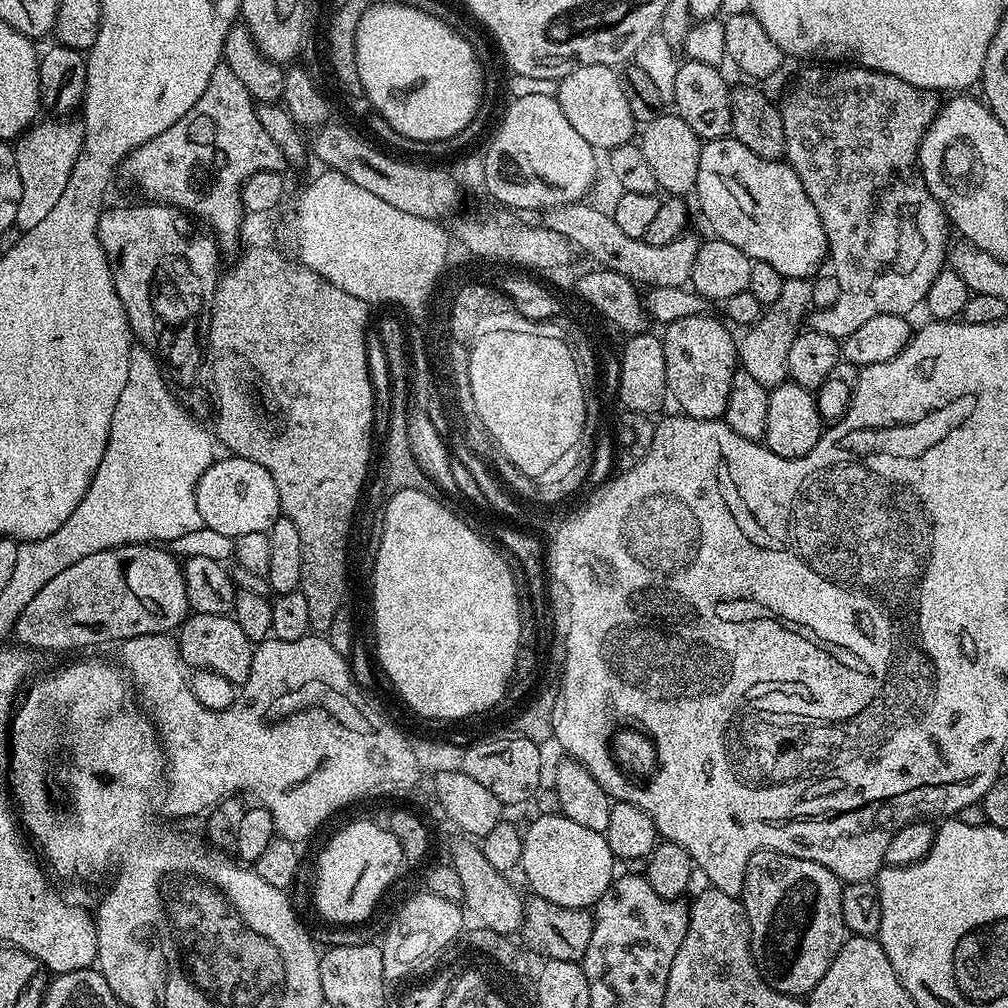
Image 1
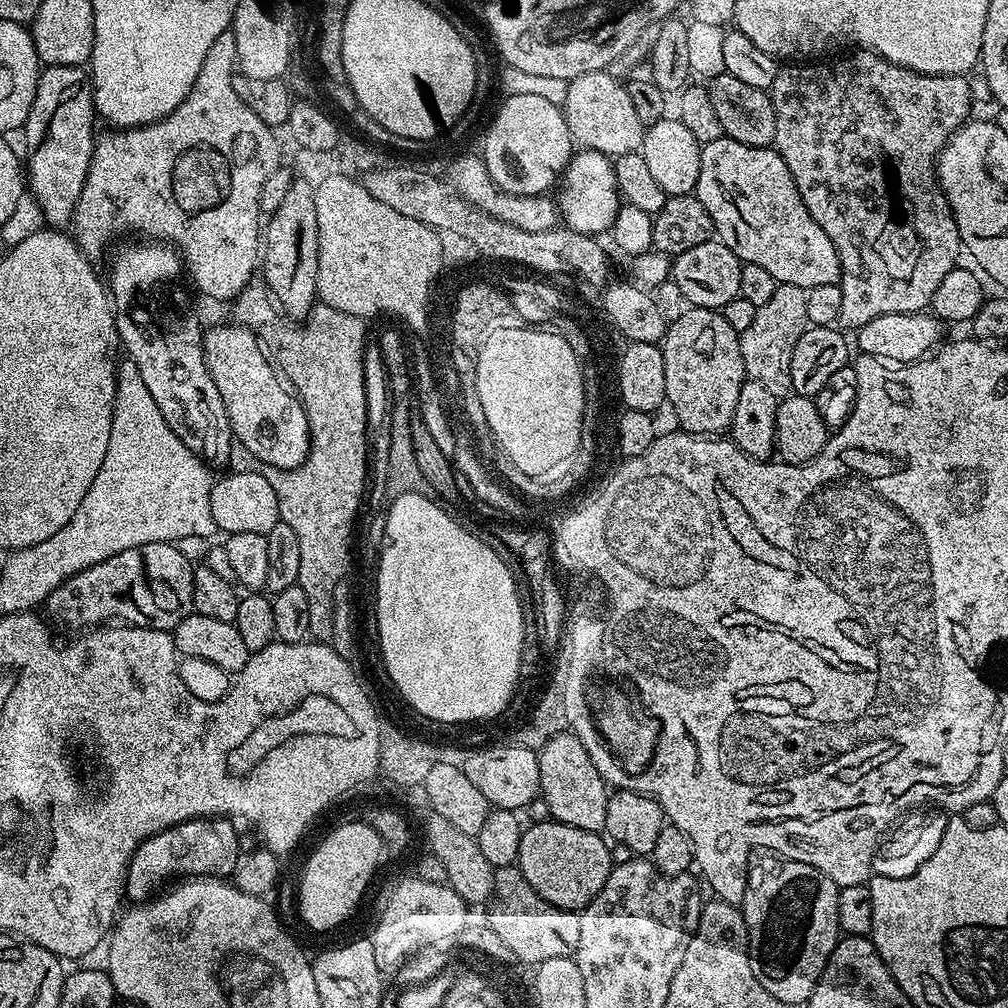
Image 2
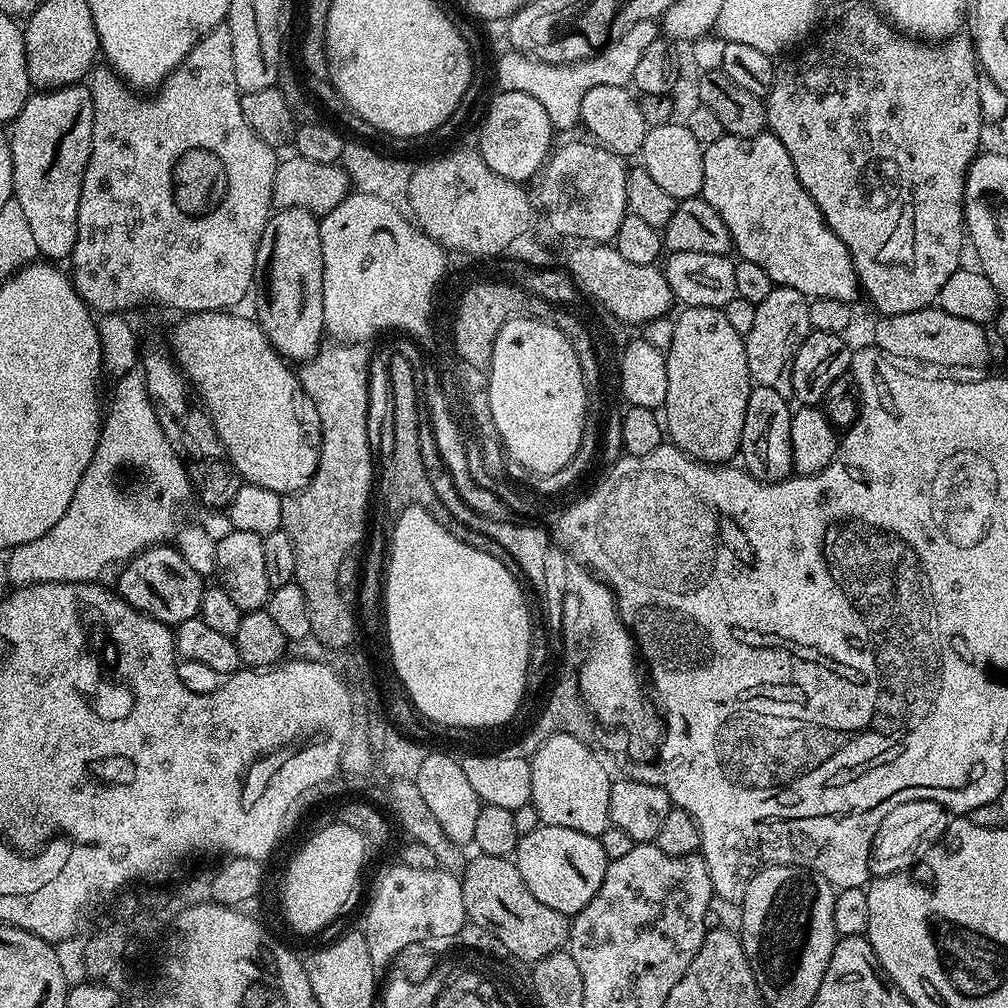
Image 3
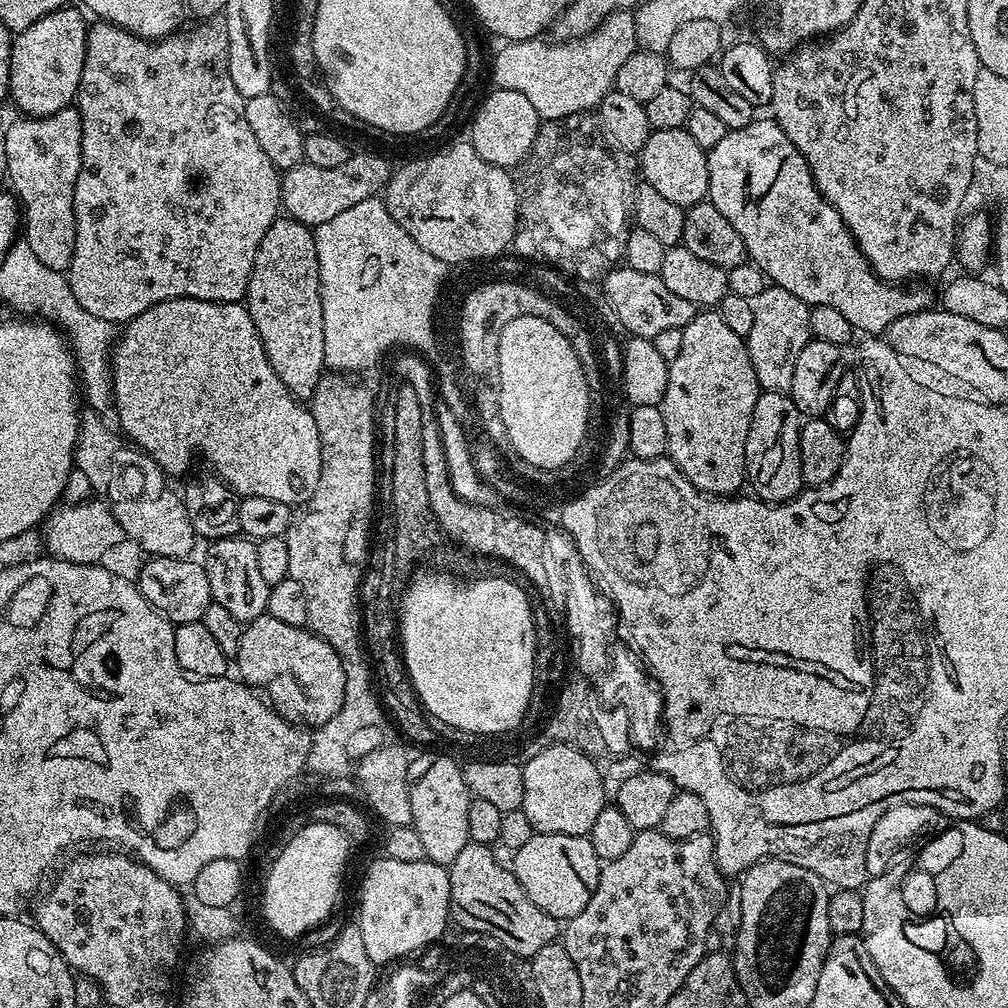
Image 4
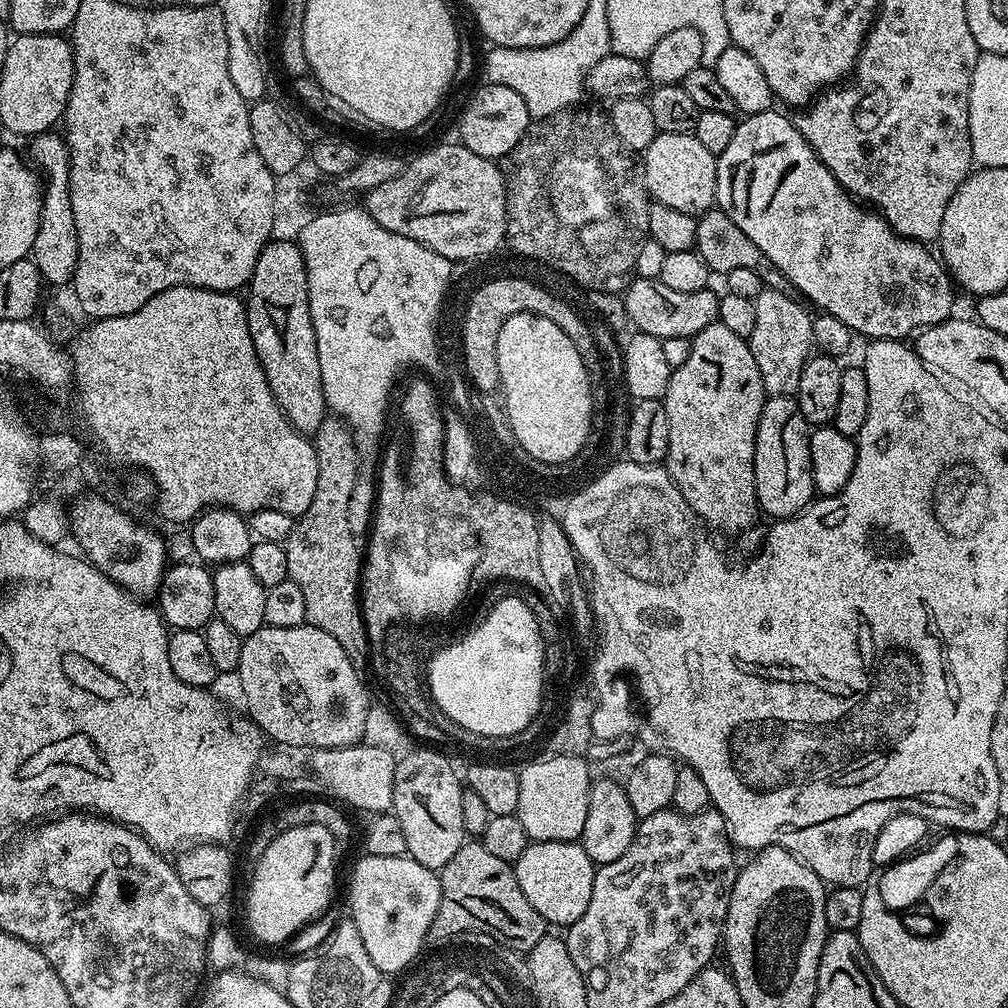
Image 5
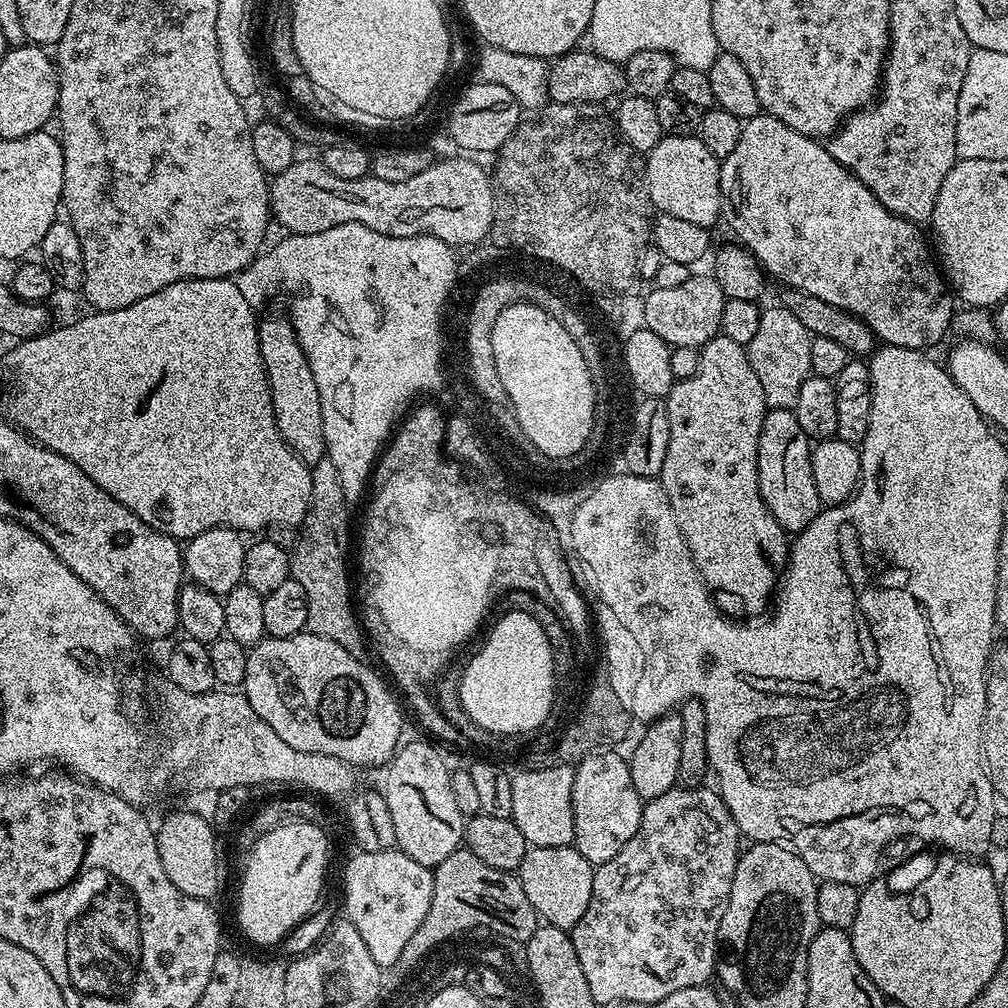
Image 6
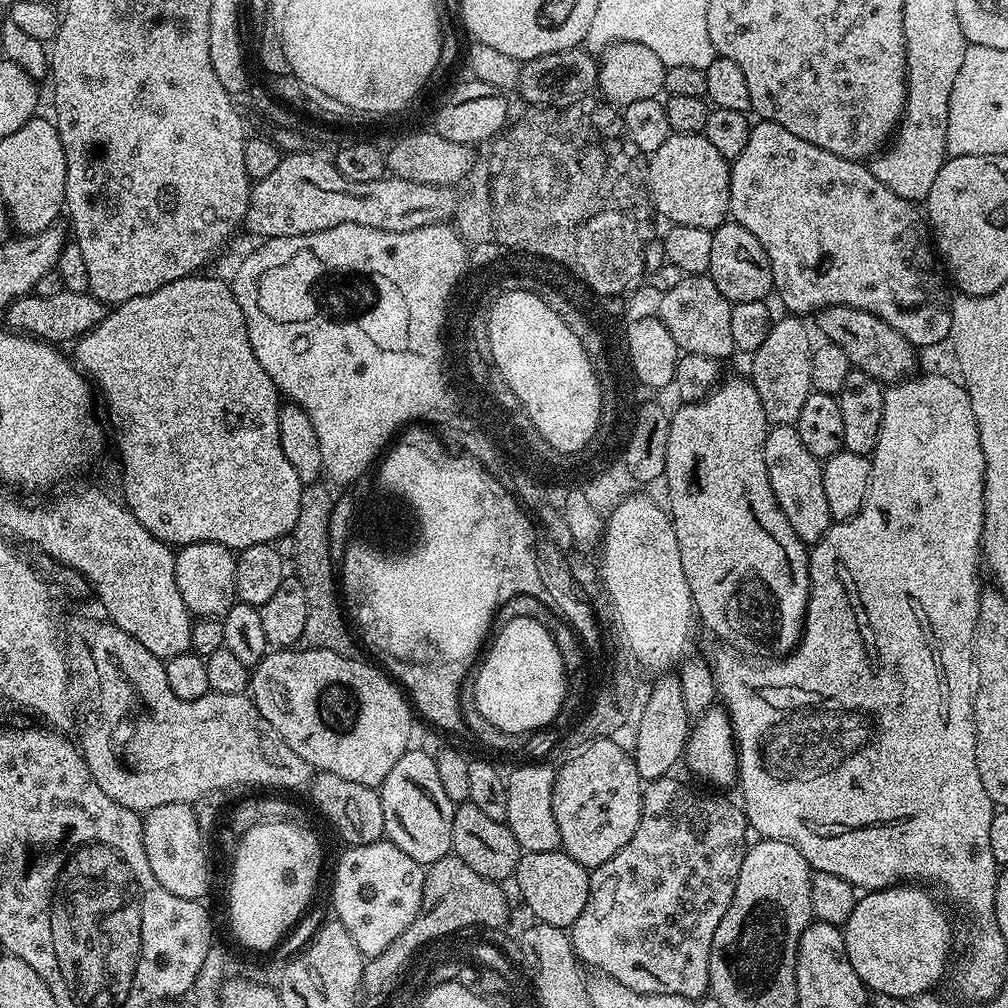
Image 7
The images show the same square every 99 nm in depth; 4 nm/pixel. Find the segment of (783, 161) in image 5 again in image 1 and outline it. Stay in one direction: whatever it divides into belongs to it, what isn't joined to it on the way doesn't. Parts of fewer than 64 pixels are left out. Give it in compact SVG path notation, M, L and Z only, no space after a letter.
M734 138L709 140L700 149L695 196L709 226L716 231L713 233L719 239L730 242L730 246L738 246L738 250L753 261L770 262L778 274L789 280L815 277L823 269L820 268L823 264L825 267L828 239L820 225L818 210L814 210L814 202L810 202L806 190L802 190L798 174L794 174L787 162L758 158L754 150L746 150L746 146Z

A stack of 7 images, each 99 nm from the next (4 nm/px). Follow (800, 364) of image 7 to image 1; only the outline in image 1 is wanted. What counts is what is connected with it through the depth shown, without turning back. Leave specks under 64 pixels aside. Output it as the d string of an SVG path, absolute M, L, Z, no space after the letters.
M785 279L782 294L778 294L778 302L767 305L763 309L760 320L739 337L738 364L746 374L762 382L766 389L774 389L789 379L788 359L790 346L794 338L800 335L802 325L812 308L812 280Z

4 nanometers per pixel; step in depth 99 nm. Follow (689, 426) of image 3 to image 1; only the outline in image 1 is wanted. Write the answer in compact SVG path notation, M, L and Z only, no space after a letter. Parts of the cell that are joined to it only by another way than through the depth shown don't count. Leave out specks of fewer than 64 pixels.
M710 314L678 318L663 329L664 353L666 354L666 382L668 396L676 399L681 413L695 420L720 420L730 398L730 382L738 371L738 340L731 336L729 325L723 319L714 320Z

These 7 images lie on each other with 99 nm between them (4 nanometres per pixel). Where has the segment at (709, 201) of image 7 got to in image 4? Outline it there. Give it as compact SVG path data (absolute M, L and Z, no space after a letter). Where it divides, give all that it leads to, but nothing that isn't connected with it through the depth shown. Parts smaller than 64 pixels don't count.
M684 128L674 130L649 131L642 150L638 153L640 172L643 183L654 186L674 206L684 209L694 207L696 204L705 203L710 182L708 169L708 153L705 148L698 146L694 138Z

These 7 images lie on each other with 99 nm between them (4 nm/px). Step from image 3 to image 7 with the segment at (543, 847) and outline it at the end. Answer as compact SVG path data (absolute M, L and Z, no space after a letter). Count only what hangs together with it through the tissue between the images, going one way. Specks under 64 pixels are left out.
M562 850L554 852L524 852L515 870L514 882L520 887L524 904L542 924L571 929L572 923L582 914L582 906L588 901L589 869Z

